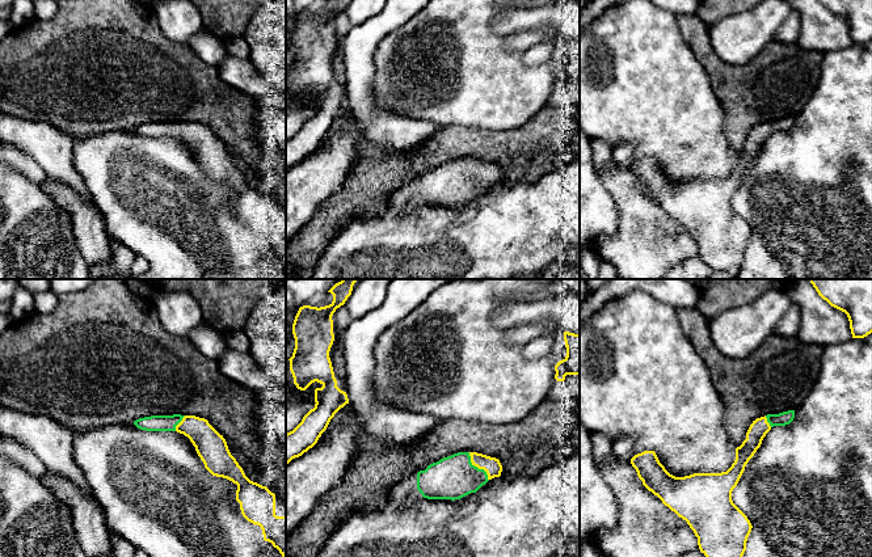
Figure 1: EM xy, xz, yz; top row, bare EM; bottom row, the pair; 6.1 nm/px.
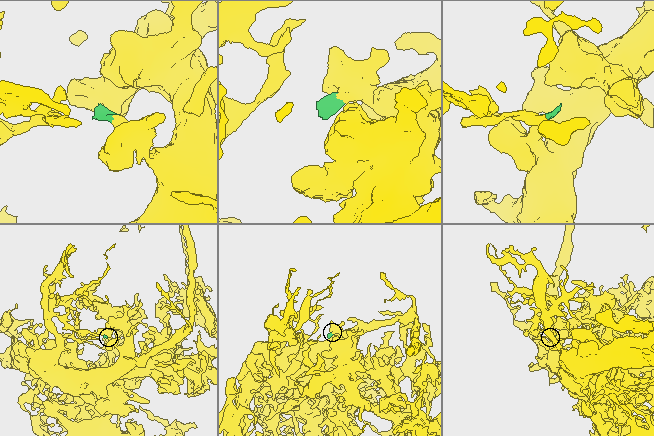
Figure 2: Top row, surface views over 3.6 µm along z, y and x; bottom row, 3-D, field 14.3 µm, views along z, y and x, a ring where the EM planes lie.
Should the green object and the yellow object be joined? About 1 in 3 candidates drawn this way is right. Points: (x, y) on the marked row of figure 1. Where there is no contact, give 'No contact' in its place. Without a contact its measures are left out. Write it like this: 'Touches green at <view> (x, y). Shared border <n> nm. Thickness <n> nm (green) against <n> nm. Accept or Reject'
Touches green at xz (476, 467). Shared border 220 nm. Thickness 260 nm (green) against 110 nm. Accept

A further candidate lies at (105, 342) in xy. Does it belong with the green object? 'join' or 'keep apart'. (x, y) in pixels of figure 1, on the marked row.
keep apart

